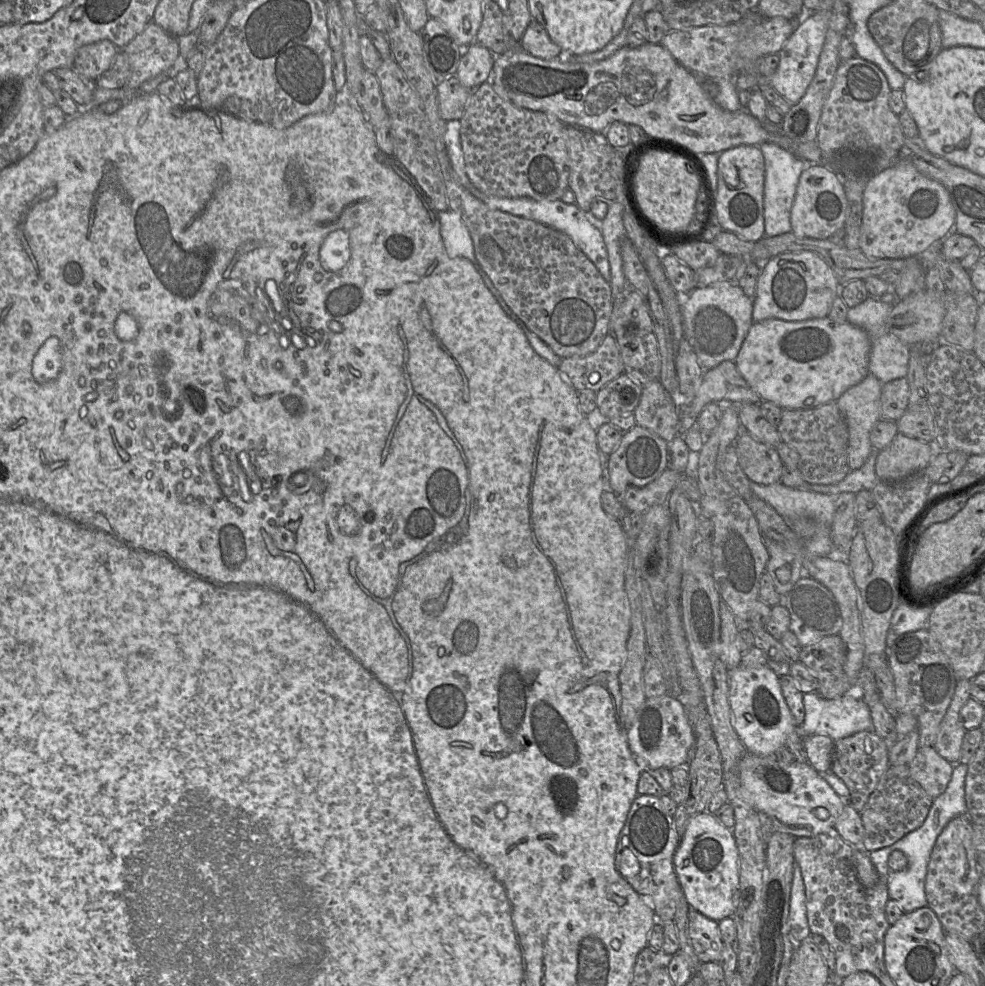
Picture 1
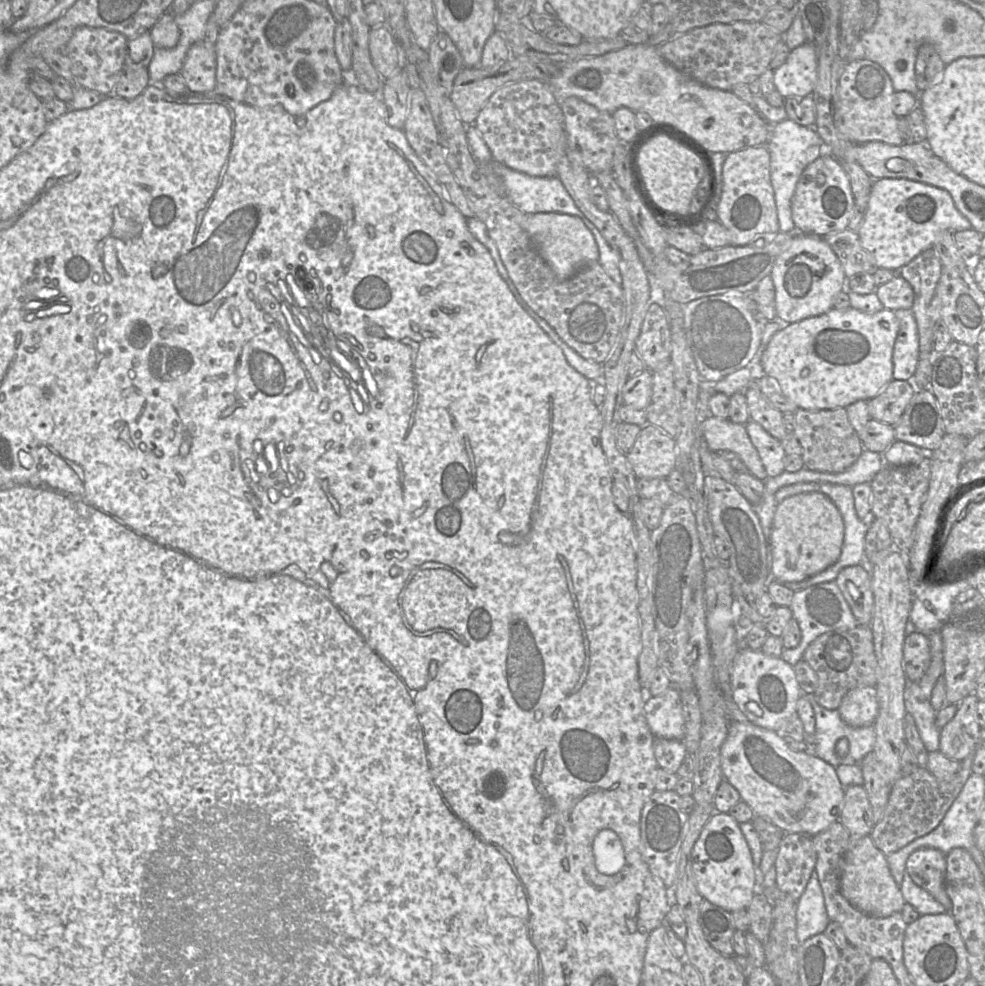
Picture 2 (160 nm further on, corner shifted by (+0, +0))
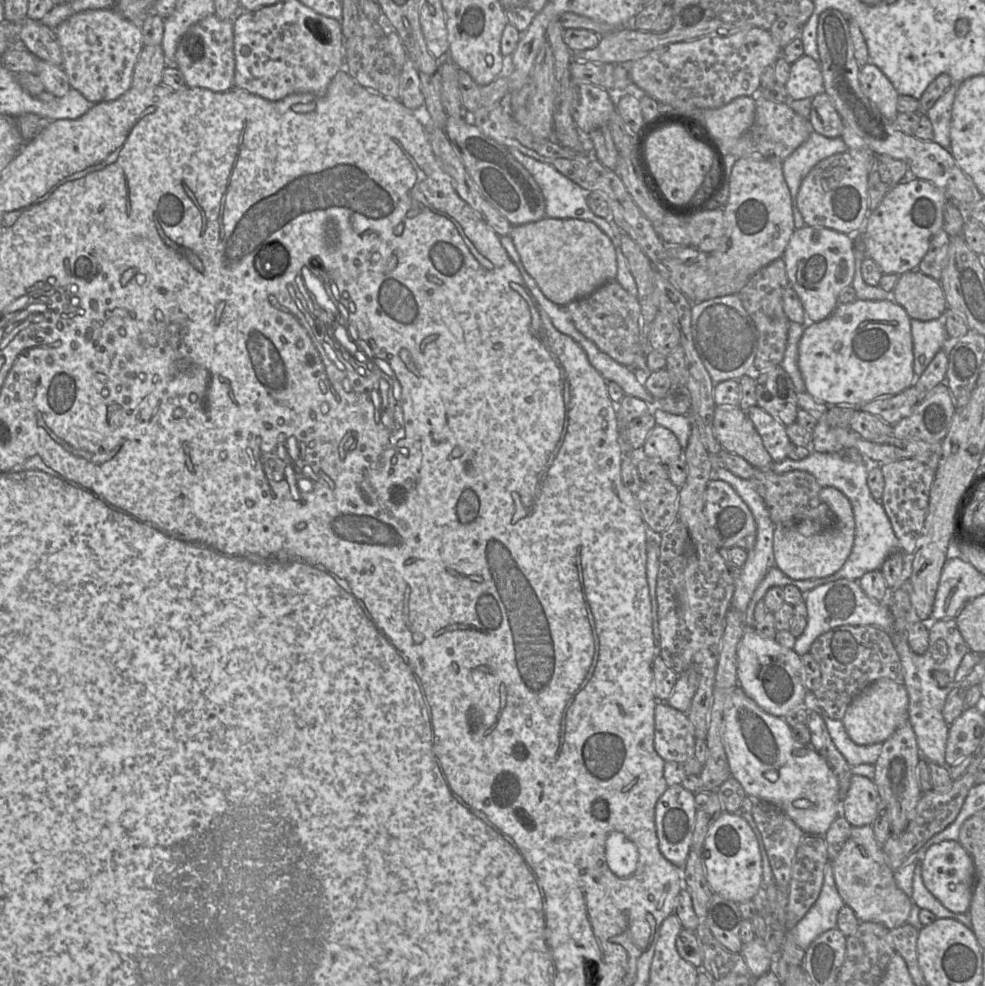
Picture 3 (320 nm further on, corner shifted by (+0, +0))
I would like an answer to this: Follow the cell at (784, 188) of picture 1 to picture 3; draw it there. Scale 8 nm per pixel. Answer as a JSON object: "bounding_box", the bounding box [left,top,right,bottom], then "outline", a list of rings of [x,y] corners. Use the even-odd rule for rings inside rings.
{"bounding_box":[782,131,847,229],"outline":[[[813,131],[803,144],[782,161],[783,176],[791,195],[794,226],[796,229],[805,226],[796,202],[802,180],[820,161],[846,151],[847,146],[840,137],[829,138]]]}

